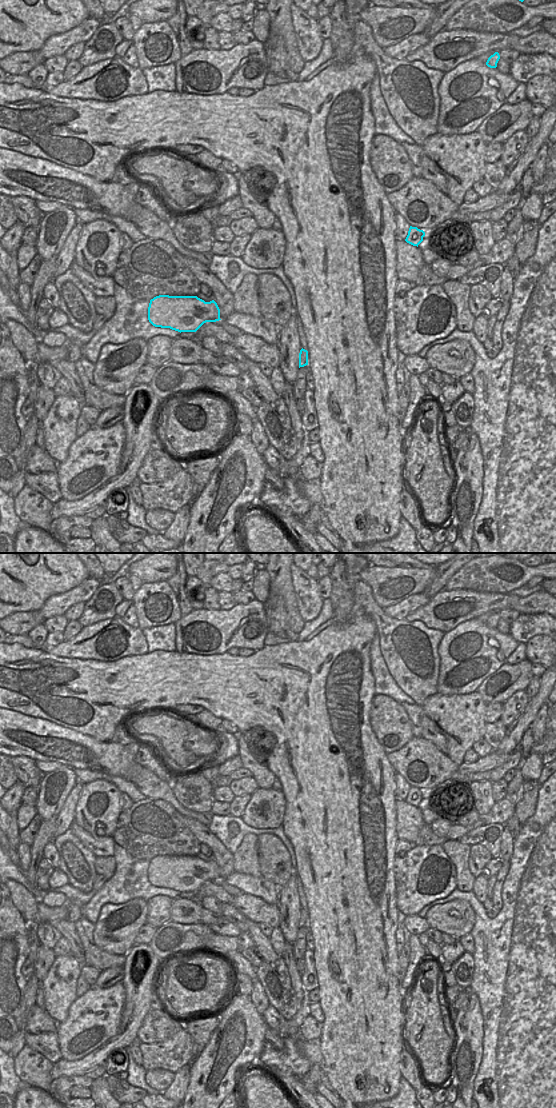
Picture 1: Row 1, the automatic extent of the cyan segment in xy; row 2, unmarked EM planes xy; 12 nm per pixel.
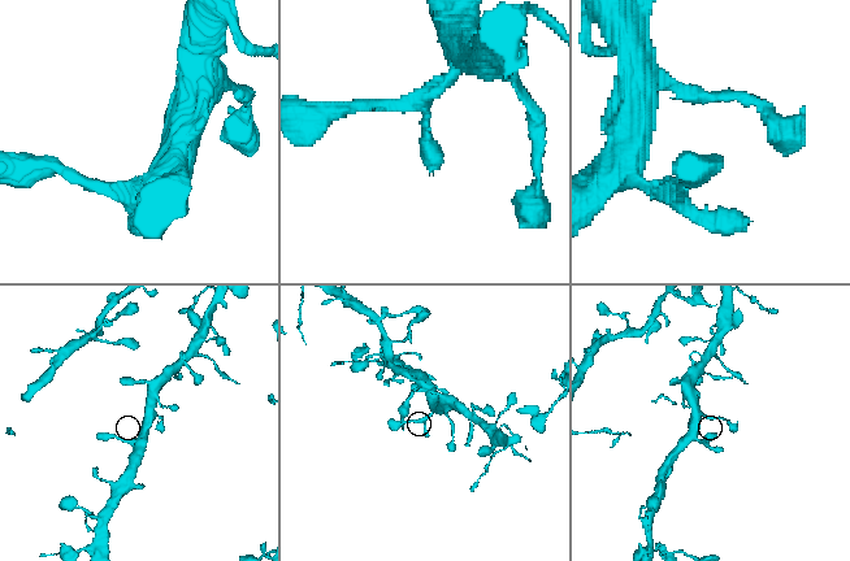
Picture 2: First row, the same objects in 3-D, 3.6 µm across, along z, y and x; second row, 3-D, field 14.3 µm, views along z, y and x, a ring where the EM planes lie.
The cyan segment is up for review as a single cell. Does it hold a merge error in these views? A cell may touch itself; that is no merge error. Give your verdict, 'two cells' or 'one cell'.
one cell

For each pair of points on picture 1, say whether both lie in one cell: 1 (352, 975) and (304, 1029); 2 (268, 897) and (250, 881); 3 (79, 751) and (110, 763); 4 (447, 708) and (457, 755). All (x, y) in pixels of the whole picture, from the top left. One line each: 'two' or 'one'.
1: two
2: one
3: one
4: one

